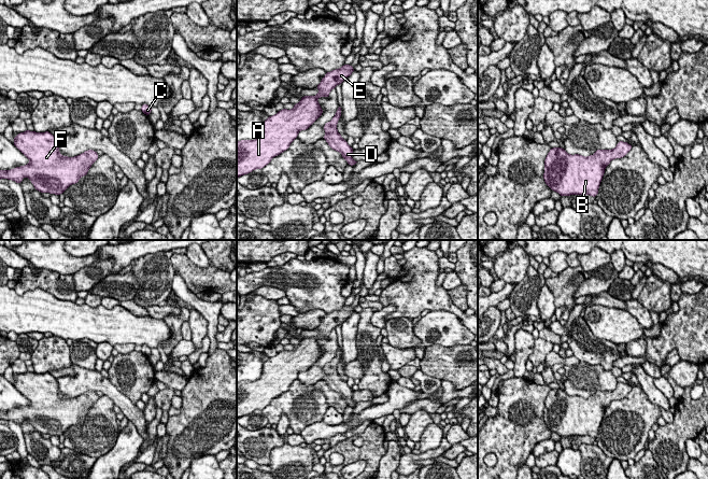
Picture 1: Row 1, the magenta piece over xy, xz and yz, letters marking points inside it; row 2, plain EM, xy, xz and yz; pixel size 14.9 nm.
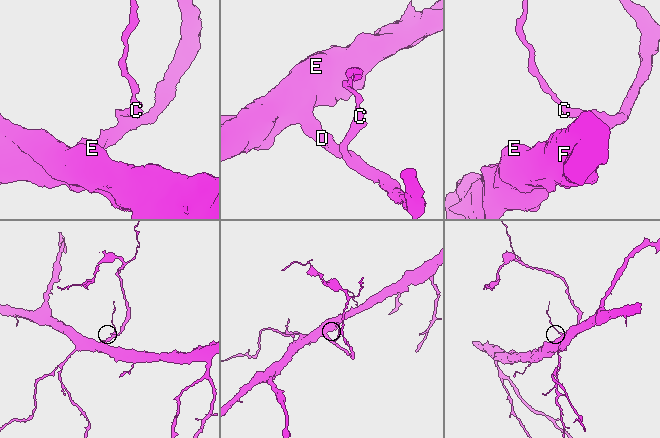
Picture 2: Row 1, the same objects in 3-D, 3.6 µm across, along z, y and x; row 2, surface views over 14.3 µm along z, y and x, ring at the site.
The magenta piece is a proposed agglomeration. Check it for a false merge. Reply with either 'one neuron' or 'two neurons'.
one neuron

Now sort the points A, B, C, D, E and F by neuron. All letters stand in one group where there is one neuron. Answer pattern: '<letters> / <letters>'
A B C D E F

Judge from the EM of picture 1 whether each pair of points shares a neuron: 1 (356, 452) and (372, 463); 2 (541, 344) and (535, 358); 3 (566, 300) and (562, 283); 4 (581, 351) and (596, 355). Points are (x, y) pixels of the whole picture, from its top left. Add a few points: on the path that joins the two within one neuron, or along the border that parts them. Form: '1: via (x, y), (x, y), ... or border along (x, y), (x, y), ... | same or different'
1: via (360, 453), (368, 459) | same
2: via (541, 348), (538, 355) | same
3: via (564, 296), (564, 287) | same
4: via (584, 351), (593, 352) | same

